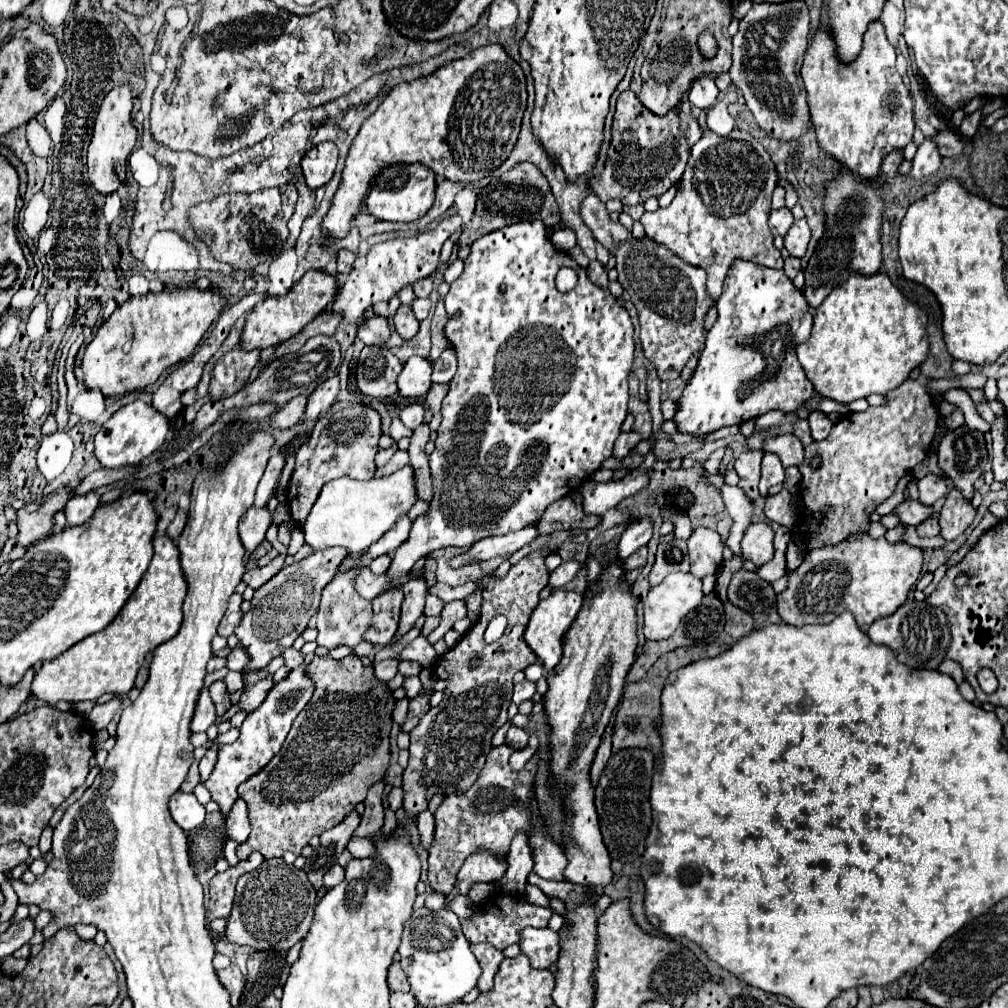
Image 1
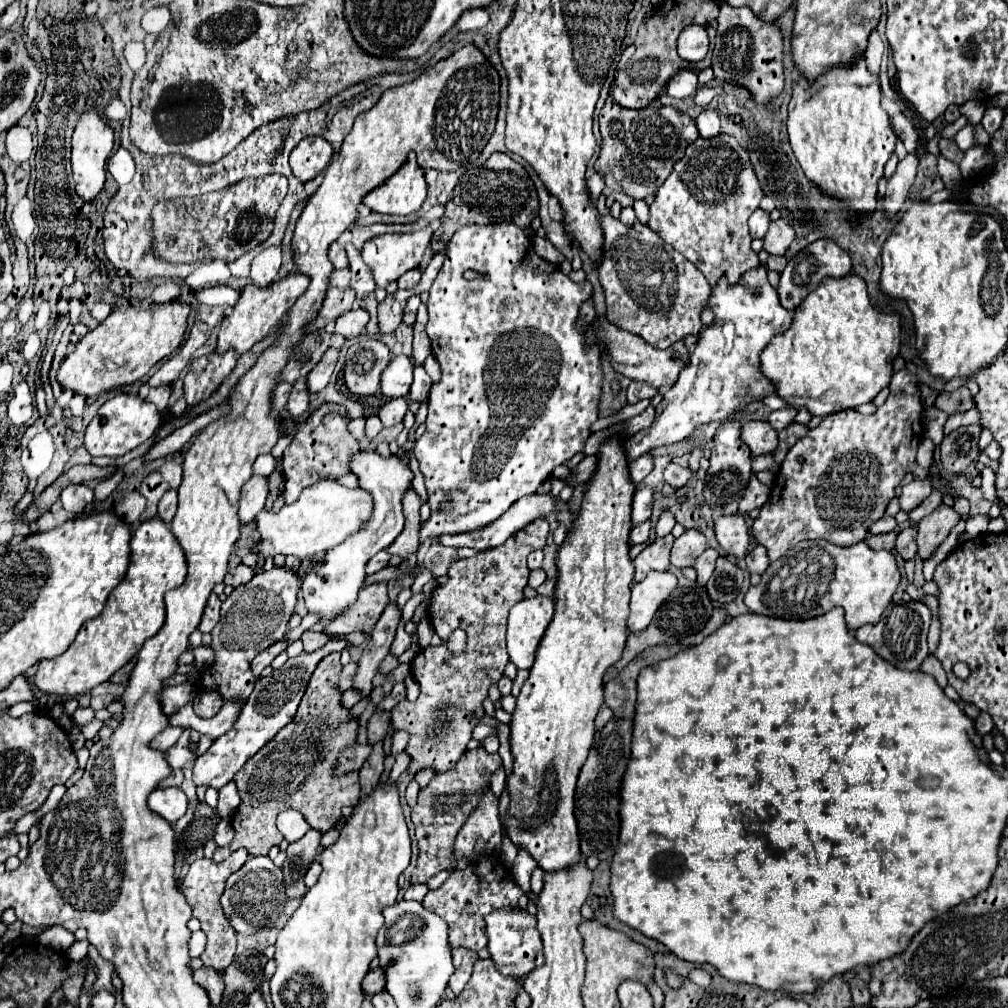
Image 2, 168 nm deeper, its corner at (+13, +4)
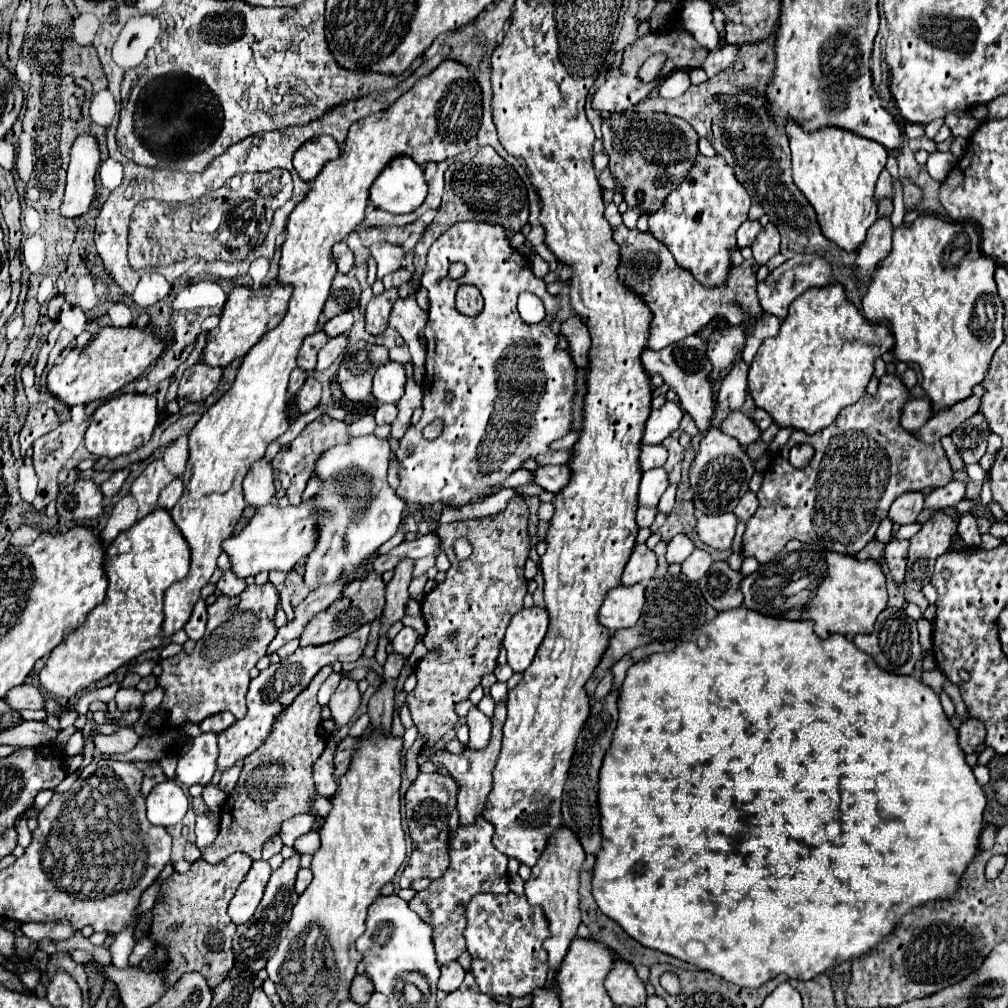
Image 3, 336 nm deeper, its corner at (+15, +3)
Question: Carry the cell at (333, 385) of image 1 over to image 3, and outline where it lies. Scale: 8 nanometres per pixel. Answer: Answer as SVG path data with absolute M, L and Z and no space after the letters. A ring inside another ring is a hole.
M340 335L340 337L330 339L330 341L320 349L320 353L318 353L318 365L316 365L316 371L326 371L326 369L336 361L336 357L344 351L346 343L348 343L346 335Z

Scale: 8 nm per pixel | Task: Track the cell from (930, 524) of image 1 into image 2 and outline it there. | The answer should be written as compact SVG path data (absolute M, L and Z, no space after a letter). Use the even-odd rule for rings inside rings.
M906 528L898 534L896 538L896 552L904 558L910 560L916 556L916 528Z

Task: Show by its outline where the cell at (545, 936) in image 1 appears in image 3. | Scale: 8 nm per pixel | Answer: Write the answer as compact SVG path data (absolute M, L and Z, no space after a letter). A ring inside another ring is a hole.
M482 893L472 897L466 909L464 937L468 943L468 953L472 955L470 971L476 975L476 983L480 991L494 997L522 997L542 987L546 983L546 951L542 949L542 941L548 935L550 931L542 915L542 909L528 905L526 897L520 897L516 893L508 893L508 895Z

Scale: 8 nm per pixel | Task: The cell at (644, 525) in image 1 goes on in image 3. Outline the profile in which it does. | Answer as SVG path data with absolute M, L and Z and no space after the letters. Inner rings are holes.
M658 467L658 469L650 469L642 475L642 483L640 483L640 491L638 491L638 505L640 507L658 507L658 501L662 497L662 493L668 487L668 473Z

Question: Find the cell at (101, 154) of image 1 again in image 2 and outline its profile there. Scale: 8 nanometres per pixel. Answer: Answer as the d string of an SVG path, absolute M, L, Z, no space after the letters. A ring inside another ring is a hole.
M96 110L84 112L72 134L72 176L76 182L76 194L84 202L94 200L102 190L106 178L106 158L110 156L112 146L114 146L114 130L106 126L106 122L100 118Z

